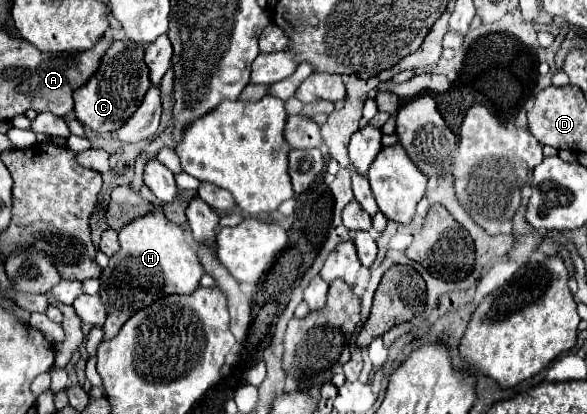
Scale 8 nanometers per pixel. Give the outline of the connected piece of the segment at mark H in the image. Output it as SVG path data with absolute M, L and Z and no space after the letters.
M161 211L125 225L119 231L119 243L121 249L109 259L109 265L99 277L99 297L107 309L107 321L103 325L105 341L111 341L131 315L165 295L191 295L205 273L195 249L185 241L181 227L171 223Z

